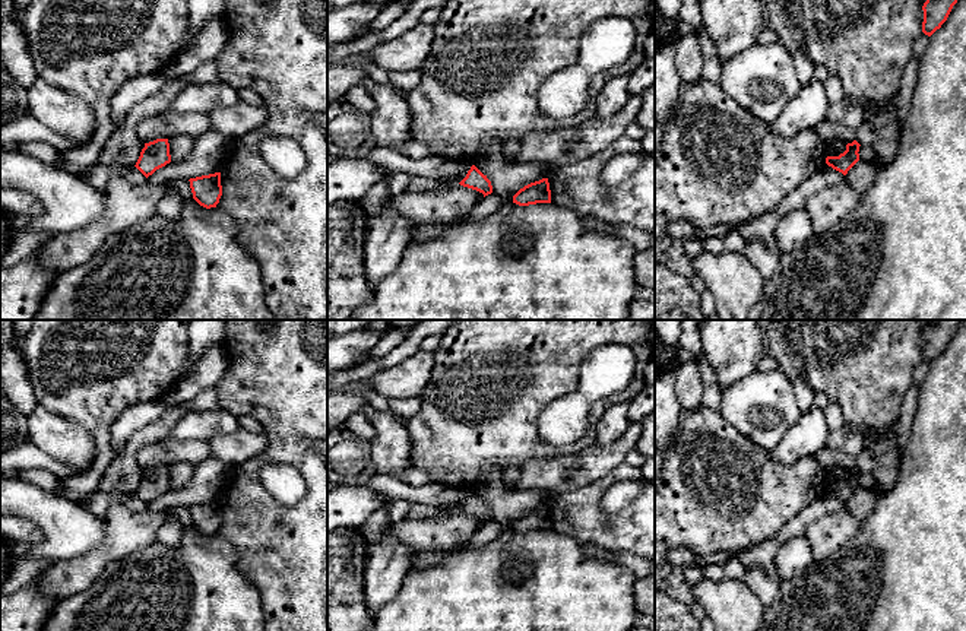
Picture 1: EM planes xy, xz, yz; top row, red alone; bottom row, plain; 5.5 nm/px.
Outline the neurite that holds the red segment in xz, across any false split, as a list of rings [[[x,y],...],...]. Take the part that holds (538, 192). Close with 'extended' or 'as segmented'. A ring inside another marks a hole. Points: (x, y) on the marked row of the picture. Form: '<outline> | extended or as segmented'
[[[548,178],[530,183],[513,196],[513,203],[529,206],[536,203],[551,203],[551,190]]] | as segmented

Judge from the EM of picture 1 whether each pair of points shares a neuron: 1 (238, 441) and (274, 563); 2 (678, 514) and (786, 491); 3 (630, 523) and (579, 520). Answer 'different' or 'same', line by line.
1: different
2: same
3: same

